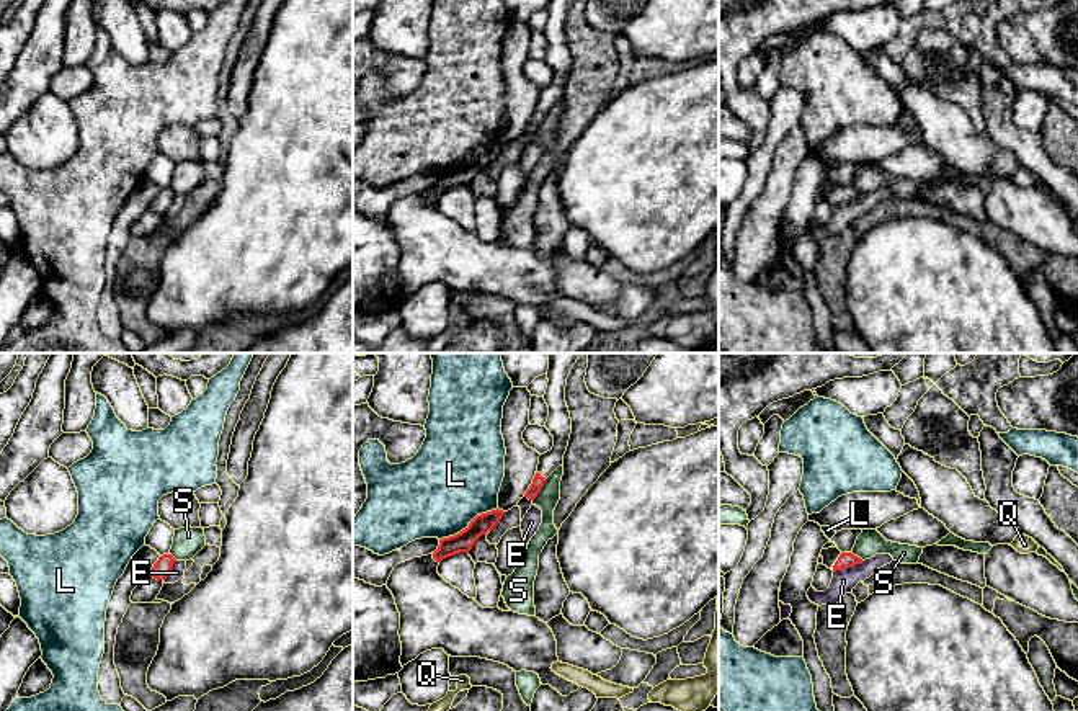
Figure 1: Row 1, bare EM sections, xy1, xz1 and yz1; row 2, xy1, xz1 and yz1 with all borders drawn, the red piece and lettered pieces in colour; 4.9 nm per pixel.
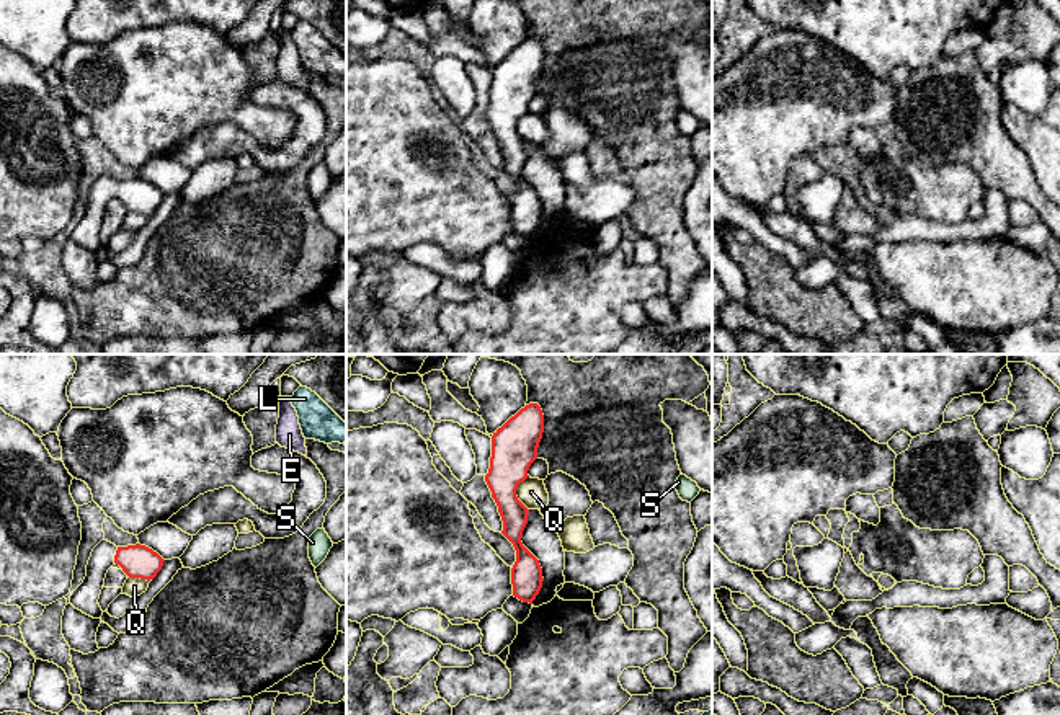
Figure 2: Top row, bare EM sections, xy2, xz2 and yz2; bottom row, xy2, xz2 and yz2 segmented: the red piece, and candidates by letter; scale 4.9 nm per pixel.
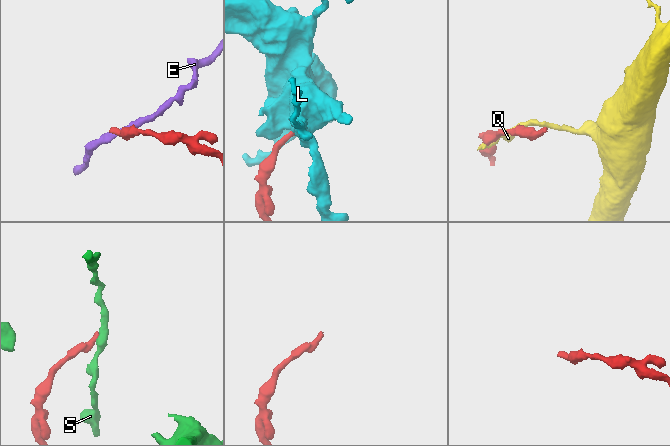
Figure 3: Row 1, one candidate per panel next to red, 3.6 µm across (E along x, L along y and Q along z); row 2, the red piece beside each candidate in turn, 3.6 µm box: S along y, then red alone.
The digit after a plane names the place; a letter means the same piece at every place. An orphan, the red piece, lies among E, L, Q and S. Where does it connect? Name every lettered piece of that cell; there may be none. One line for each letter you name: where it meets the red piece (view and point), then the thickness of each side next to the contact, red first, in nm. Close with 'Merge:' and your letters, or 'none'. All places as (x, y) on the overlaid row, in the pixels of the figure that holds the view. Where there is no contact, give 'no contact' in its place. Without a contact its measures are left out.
Merge: none

